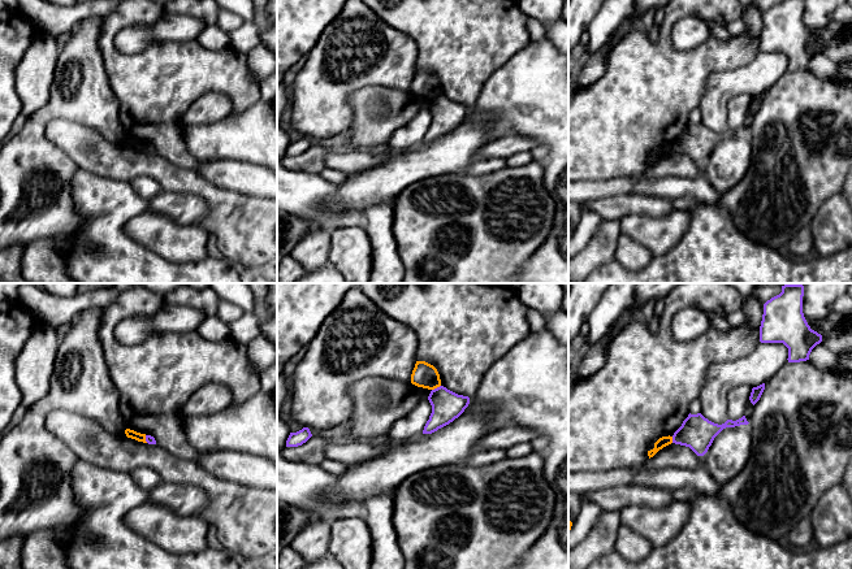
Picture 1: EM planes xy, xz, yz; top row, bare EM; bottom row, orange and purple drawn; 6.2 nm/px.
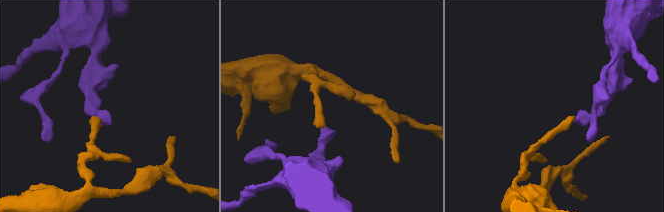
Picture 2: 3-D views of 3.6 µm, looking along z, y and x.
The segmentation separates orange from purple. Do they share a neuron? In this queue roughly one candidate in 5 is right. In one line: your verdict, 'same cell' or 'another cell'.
another cell

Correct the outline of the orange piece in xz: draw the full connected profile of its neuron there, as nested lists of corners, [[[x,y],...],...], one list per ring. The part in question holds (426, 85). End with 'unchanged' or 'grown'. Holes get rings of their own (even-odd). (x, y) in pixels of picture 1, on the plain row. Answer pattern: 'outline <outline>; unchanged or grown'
outline [[[416,70],[411,83],[411,92],[418,96],[434,99],[441,95],[441,88],[433,74],[425,70]]]; unchanged

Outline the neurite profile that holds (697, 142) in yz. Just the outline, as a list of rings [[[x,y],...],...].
[[[689,122],[682,135],[674,142],[672,152],[689,156],[697,165],[704,165],[714,147],[723,138],[748,133],[745,125],[736,130],[727,129],[725,133],[718,134],[705,127],[701,122]]]

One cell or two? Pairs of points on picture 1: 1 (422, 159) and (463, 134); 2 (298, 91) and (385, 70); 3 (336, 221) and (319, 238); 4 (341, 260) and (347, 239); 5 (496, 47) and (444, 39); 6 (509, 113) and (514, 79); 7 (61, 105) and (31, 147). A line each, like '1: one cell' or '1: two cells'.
1: one cell
2: one cell
3: two cells
4: one cell
5: one cell
6: one cell
7: one cell

